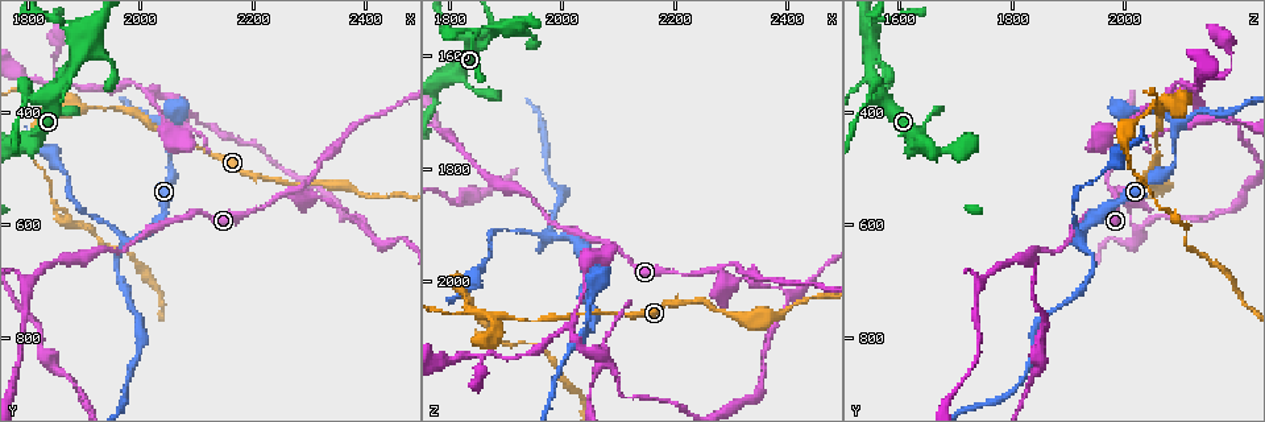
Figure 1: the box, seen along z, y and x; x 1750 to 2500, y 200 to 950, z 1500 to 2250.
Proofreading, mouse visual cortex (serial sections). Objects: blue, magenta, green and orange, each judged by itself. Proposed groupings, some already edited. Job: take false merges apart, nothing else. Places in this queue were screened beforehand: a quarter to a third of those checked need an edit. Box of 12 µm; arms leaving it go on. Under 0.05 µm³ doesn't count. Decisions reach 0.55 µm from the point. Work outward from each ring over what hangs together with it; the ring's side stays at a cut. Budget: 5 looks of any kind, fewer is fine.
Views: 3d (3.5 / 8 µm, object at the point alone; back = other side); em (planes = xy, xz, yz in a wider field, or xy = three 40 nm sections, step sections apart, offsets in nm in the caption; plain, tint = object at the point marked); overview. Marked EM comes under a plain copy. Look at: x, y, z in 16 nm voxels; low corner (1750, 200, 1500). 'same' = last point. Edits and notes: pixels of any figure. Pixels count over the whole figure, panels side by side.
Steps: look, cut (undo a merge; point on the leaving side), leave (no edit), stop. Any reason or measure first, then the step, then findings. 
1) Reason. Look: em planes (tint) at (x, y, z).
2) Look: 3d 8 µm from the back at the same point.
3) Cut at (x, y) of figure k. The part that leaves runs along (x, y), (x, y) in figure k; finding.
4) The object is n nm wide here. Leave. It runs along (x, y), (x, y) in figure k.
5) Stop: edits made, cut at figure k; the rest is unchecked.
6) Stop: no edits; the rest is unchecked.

A fork. Look: 3d 3.5 µm at (2290, 550, 1995).

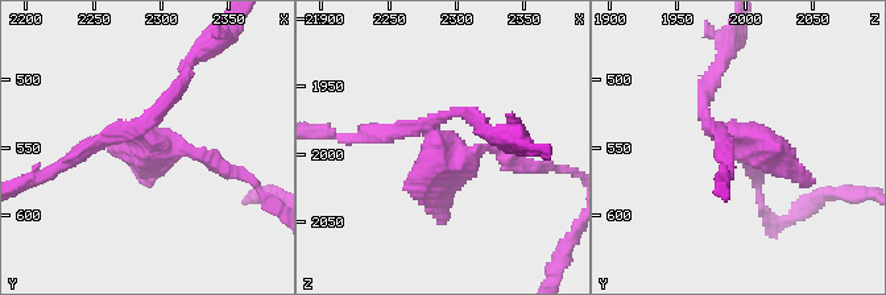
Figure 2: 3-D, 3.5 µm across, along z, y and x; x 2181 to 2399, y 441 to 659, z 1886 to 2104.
Shape alone is not enough. Look: em xy step 1 (tint) at (2292, 542, 1994).

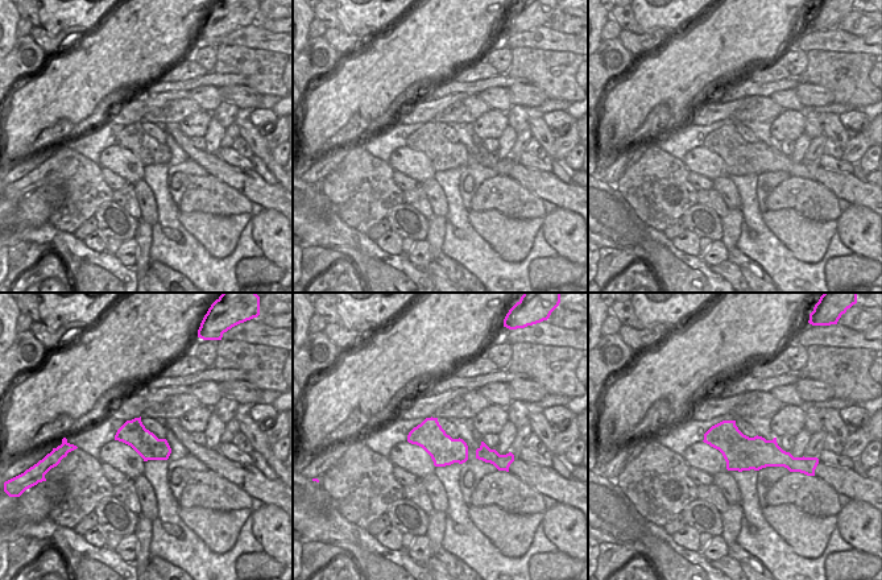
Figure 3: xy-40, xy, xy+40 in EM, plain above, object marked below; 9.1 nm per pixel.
The object is 260 nm wide here. Cut at (427, 181) of figure 2. The part that leaves runs along (433, 136), (538, 166) in figure 2; two cells meet here.

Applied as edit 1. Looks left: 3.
Look: overview.

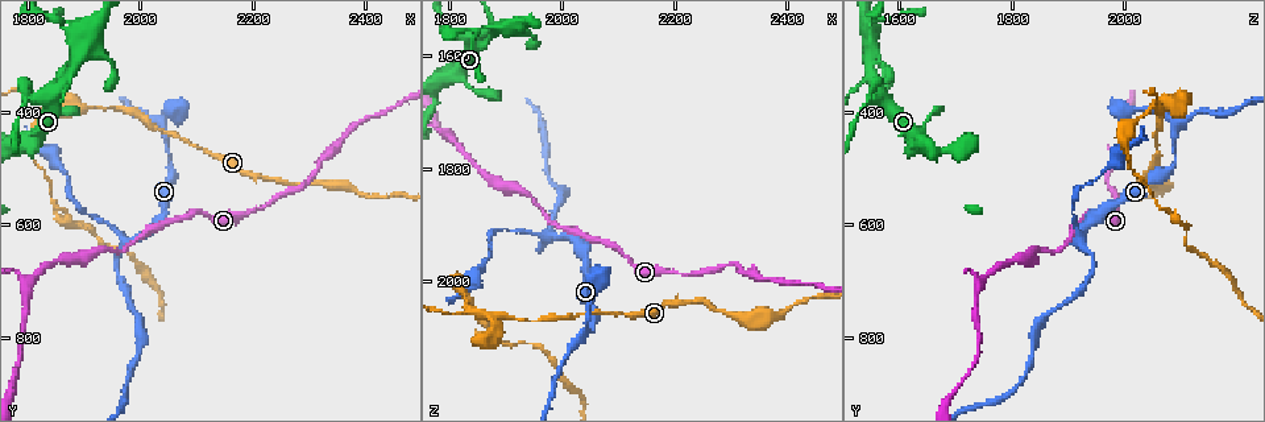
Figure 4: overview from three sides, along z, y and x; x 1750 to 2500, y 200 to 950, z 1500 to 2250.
Abrupt turn. Look: 3d 3.5 µm at (1970, 635, 1925).

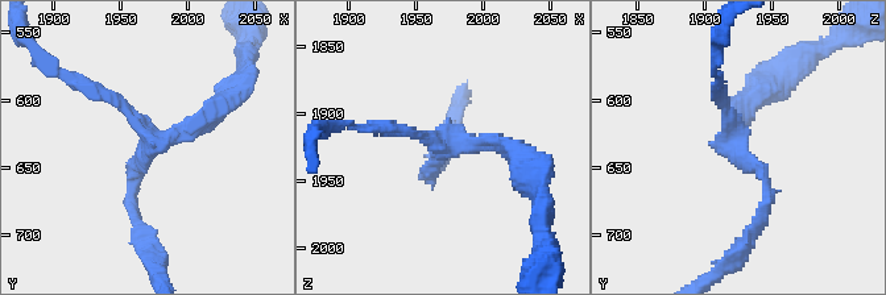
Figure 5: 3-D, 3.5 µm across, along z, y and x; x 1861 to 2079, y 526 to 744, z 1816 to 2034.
3 arms meet here; the arms are 150, 150, 250 nm wide. Look: em xy step 2 (tint) at (1972, 634, 1922).

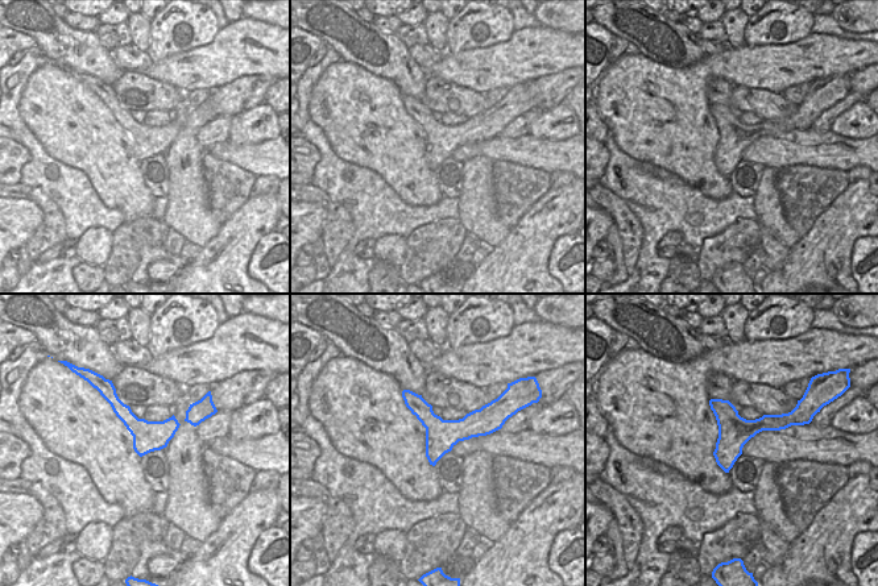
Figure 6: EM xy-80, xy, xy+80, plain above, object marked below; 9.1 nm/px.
The object is 280 nm wide here. Leave. It runs along (224, 100), (144, 153), (136, 217) in figure 5; one cell here.

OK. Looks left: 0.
Stop: edits made, cut at figure 2; the rest is unchecked.

